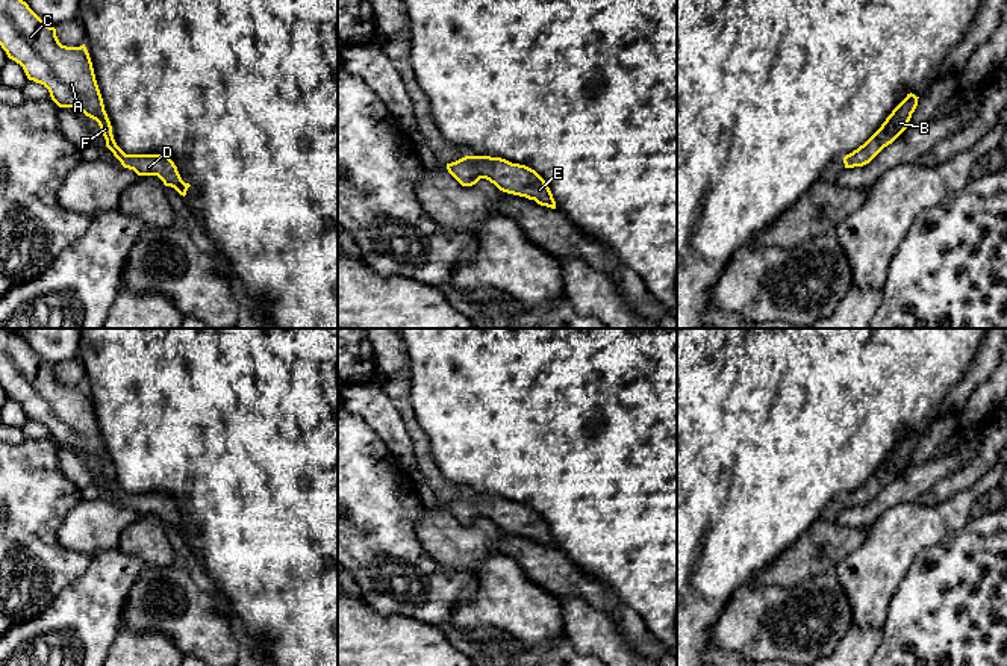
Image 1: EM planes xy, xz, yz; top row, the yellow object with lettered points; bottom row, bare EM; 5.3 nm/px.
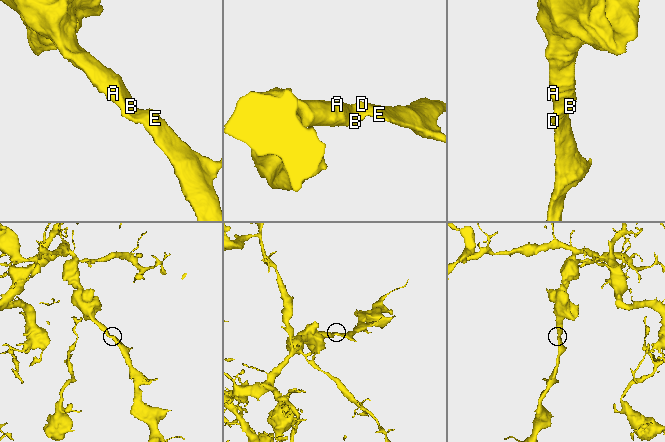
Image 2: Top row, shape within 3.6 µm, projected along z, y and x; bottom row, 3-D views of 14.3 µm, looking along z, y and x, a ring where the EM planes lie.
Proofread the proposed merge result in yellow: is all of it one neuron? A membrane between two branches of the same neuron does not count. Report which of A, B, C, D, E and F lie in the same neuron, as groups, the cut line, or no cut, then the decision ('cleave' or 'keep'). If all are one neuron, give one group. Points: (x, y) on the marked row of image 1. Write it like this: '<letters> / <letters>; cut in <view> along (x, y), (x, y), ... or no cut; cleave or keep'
A B C D E F; no cut; keep

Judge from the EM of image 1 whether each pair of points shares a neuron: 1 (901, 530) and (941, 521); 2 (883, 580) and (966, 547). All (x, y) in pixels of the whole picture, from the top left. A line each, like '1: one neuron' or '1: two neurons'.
1: one neuron
2: two neurons

